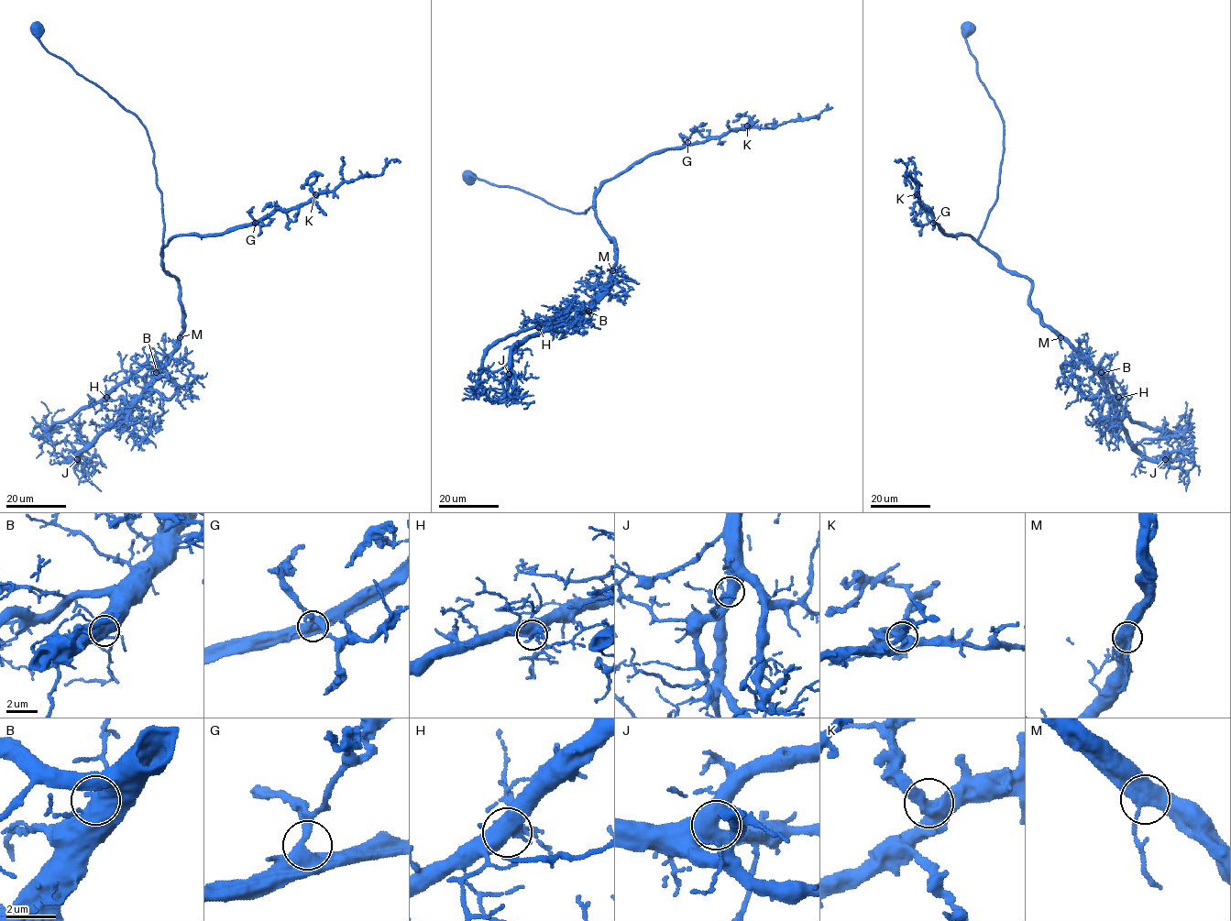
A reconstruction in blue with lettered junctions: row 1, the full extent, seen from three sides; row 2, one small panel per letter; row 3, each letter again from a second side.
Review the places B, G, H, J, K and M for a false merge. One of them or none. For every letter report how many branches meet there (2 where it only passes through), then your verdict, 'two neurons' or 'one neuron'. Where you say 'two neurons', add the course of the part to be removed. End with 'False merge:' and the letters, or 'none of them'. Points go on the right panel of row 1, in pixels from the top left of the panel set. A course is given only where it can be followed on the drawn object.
B: branches 3; one neuron
G: branches 3; one neuron
H: branches 3; one neuron
J: branches 3; one neuron
K: branches 3; one neuron
M: branches 3; one neuron
False merge: none of them

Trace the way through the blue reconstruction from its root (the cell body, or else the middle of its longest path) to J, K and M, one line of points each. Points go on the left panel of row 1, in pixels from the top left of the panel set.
J: (36, 30), (49, 52), (145, 128), (161, 194), (163, 268), (178, 281), (183, 312), (170, 362), (77, 459)
K: (36, 30), (49, 52), (145, 128), (161, 194), (164, 246), (177, 235), (216, 235), (257, 224), (315, 194)
M: (36, 30), (49, 52), (102, 87), (147, 131), (161, 194), (163, 268), (178, 281), (183, 312), (180, 337)

